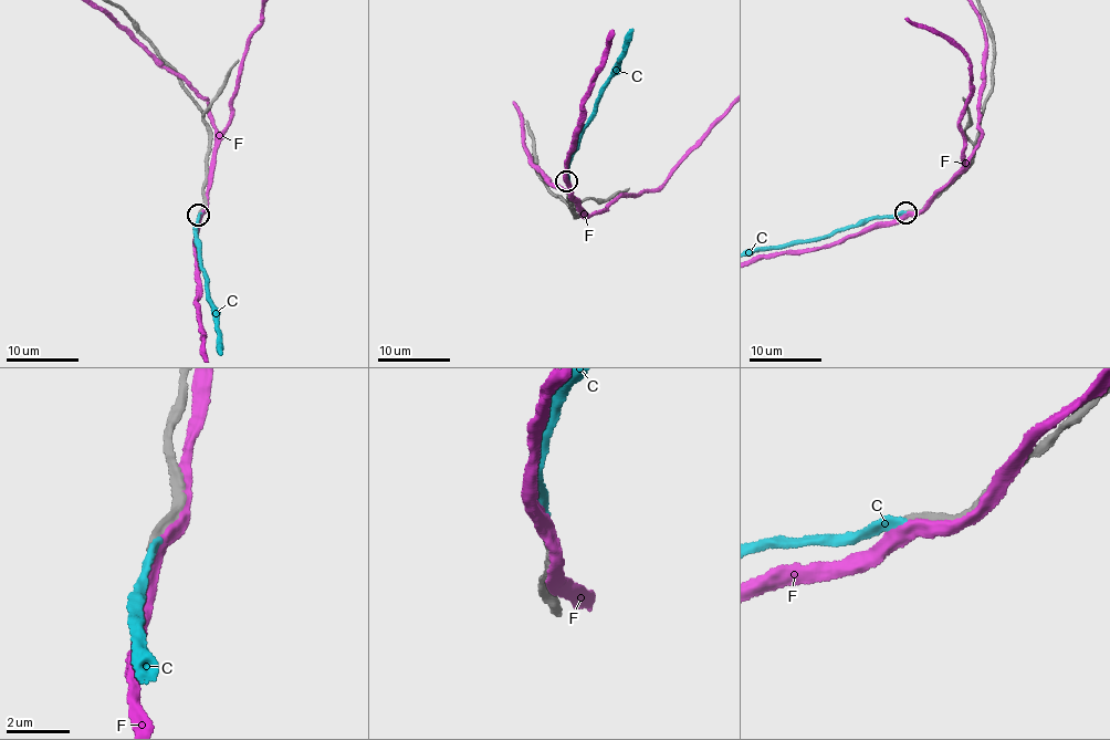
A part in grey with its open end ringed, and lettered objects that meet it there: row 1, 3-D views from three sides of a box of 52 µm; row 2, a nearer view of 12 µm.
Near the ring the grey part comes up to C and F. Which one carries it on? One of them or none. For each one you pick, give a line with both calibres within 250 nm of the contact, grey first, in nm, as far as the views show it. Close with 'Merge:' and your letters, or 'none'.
Merge: none

